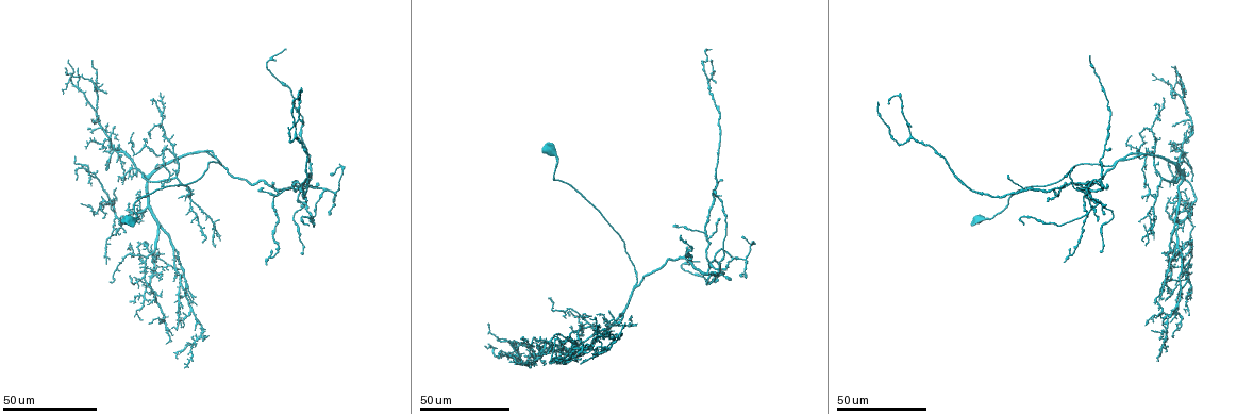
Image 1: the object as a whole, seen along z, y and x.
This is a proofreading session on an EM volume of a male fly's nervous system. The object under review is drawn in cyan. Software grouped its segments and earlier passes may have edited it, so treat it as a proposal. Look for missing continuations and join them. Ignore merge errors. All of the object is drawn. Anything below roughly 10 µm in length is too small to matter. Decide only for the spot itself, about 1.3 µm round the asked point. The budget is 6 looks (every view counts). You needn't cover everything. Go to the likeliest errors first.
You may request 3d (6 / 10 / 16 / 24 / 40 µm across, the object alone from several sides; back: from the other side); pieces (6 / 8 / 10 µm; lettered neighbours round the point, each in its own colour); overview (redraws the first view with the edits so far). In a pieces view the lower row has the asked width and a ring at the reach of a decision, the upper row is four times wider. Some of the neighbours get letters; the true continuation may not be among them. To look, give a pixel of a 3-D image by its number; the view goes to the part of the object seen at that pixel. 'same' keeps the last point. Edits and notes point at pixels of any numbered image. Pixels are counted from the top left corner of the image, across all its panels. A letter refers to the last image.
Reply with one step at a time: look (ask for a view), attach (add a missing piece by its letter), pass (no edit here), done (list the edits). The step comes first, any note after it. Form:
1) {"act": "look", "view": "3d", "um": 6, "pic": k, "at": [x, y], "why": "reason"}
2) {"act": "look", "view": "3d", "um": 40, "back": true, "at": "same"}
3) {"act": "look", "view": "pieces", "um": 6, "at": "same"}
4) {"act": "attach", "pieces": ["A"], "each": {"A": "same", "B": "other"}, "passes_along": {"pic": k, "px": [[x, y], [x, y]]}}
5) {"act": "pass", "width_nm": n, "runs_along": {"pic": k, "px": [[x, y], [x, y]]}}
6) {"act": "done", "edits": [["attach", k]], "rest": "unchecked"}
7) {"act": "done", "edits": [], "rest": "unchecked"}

{"act": "look", "view": "3d", "um": 40, "pic": 1, "at": [1065, 263], "why": "branch stops here"}

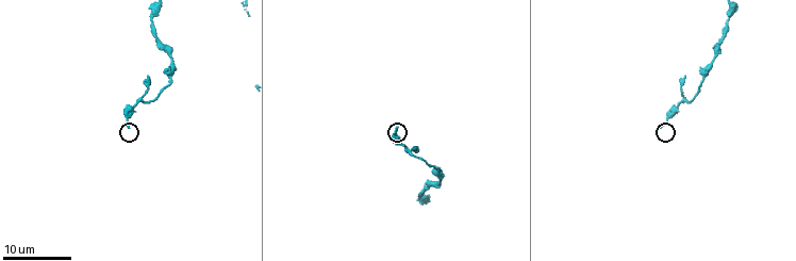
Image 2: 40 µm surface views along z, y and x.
{"act": "look", "view": "pieces", "um": 6, "pic": 2, "at": [661, 127]}

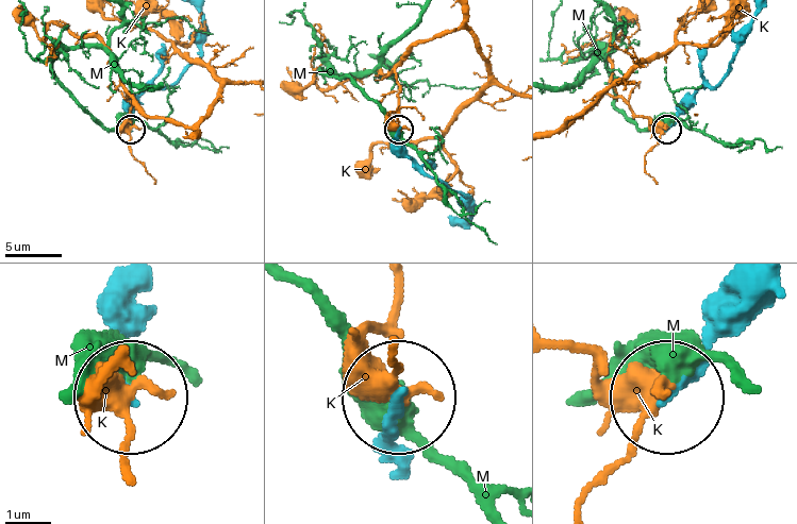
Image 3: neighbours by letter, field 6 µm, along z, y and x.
{"act": "pass", "each": {"K": "other", "M": "other"}, "runs_along": {"pic": 3, "px": [[136, 332], [125, 396]]}, "found": "no lettered piece goes on from it"}

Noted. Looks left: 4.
{"act": "look", "view": "3d", "um": 24, "pic": 1, "at": [76, 69], "why": "tapers out"}

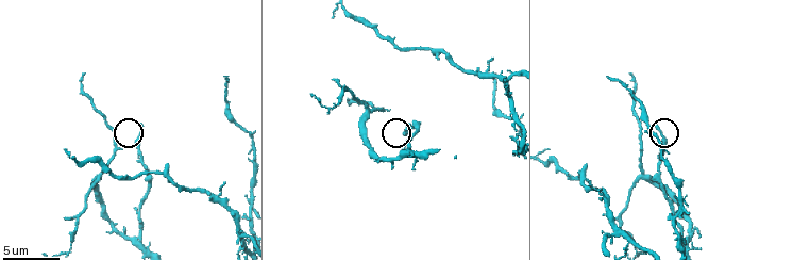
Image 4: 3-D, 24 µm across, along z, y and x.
{"act": "look", "view": "pieces", "um": 10, "pic": 4, "at": [140, 125]}

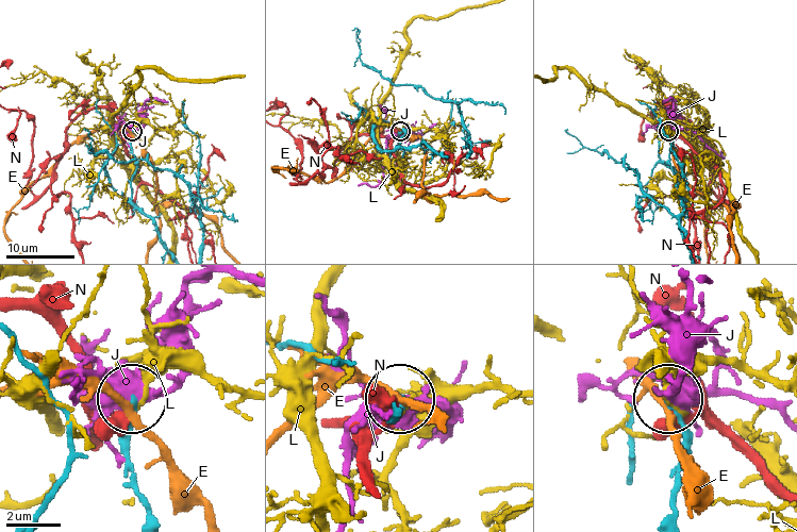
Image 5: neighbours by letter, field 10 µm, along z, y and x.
{"act": "pass", "each": {"E": "other", "J": "other", "L": "other", "N": "other"}, "runs_along": {"pic": 5, "px": [[151, 513], [131, 458], [131, 399]]}, "found": "no lettered piece goes on from it"}

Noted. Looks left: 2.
{"act": "look", "view": "3d", "um": 24, "pic": 1, "at": [876, 101], "why": "free end"}

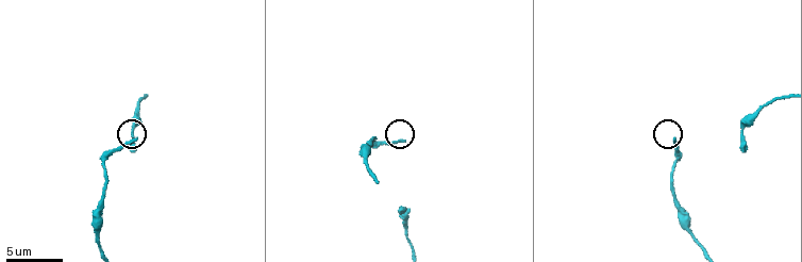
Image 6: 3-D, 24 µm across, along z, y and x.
{"act": "look", "view": "pieces", "um": 10, "pic": 6, "at": [403, 141], "why": "see the neighbours"}

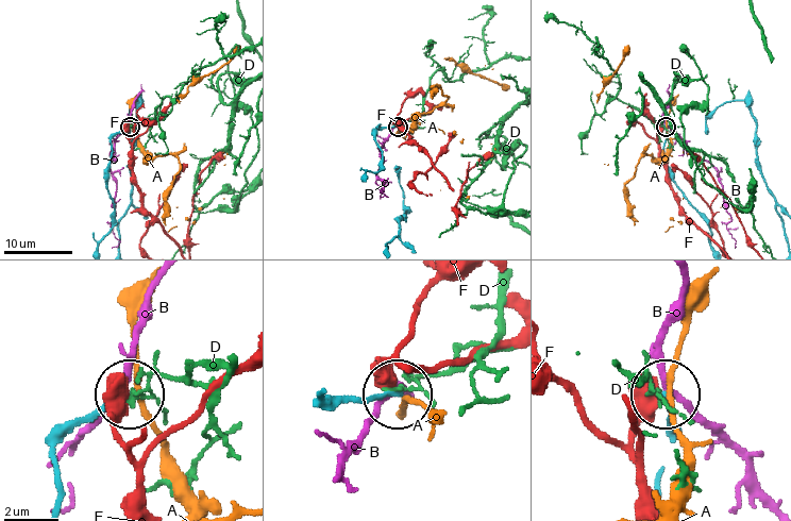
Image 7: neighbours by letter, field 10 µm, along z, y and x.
{"act": "pass", "each": {"A": "other", "B": "other", "D": "other", "F": "other"}, "found": "no lettered piece goes on from it"}

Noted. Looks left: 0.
{"act": "done", "edits": [], "rest": "unchecked"}

